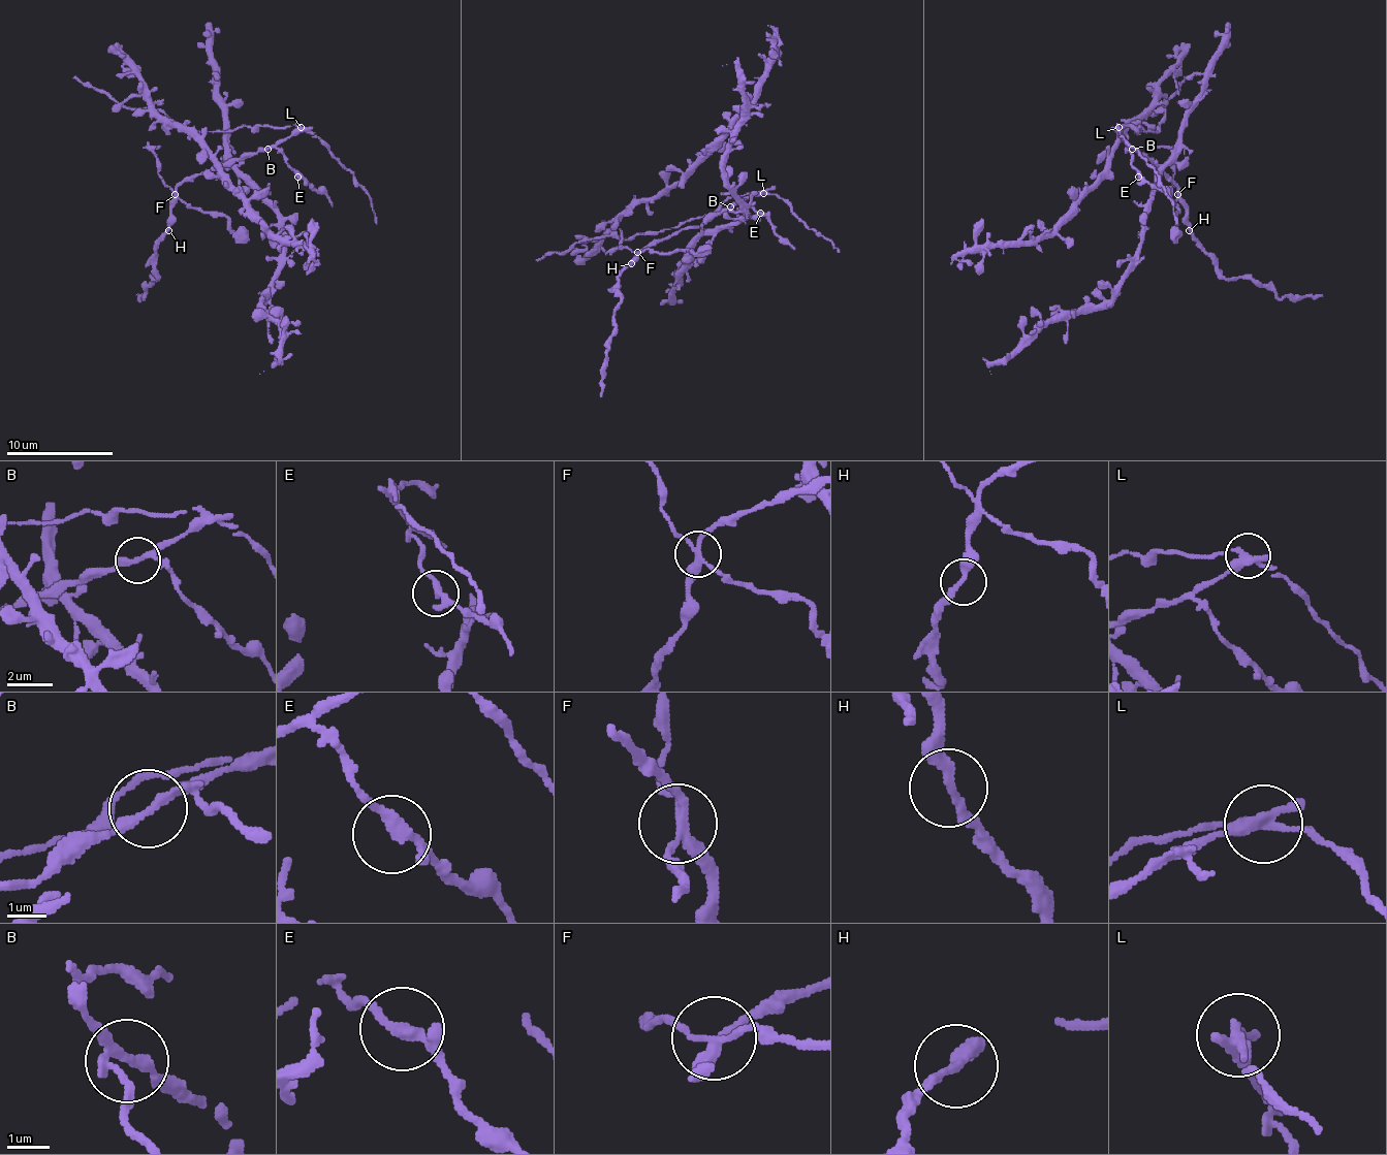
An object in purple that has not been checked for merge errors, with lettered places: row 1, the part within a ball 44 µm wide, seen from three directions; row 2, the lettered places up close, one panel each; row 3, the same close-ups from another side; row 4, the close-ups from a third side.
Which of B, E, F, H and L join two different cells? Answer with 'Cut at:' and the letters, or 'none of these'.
Cut at: F, L

